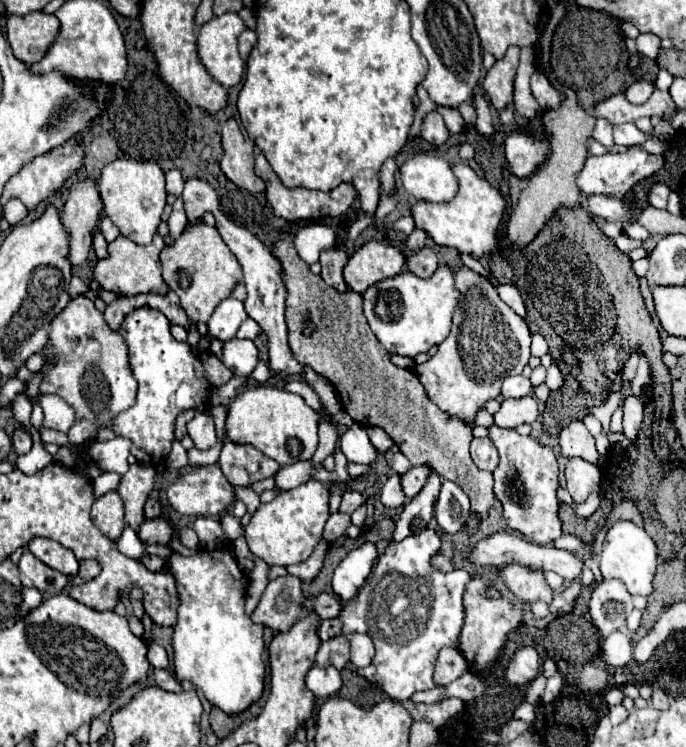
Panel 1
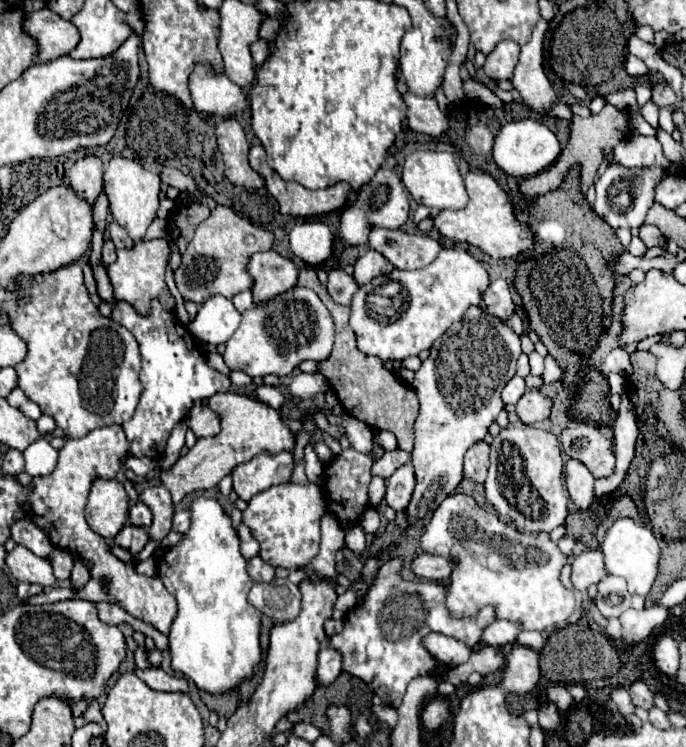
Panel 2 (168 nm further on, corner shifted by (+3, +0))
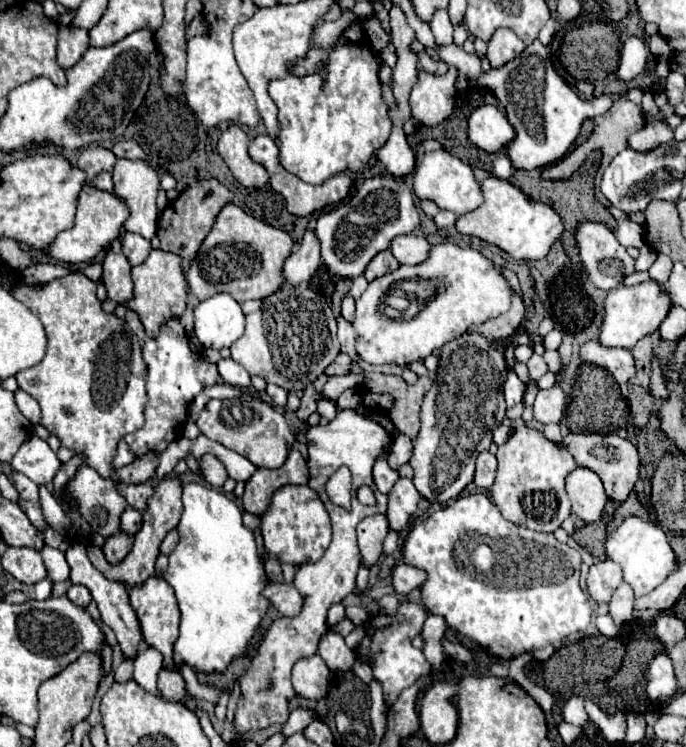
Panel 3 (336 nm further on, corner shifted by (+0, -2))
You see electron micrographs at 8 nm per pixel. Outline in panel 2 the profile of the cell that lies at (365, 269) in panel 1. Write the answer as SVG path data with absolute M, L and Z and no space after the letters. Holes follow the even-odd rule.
M366 250L354 264L354 282L362 286L362 284L368 284L376 276L390 274L392 270L394 266L382 254L374 250Z

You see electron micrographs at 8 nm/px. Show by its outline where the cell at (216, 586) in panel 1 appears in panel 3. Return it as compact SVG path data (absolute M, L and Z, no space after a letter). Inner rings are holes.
M199 482L183 484L183 516L177 524L179 542L169 556L169 568L165 580L173 586L179 610L181 630L173 646L175 662L185 662L193 670L201 672L223 672L235 656L245 654L247 642L253 638L269 602L261 596L267 586L267 574L257 554L253 532L243 526L241 510L221 490L203 486Z

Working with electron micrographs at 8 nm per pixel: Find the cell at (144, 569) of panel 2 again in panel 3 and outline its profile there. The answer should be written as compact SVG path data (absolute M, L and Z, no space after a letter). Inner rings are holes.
M71 542L71 546L67 548L65 552L65 558L67 558L67 564L71 568L71 576L69 580L73 584L81 584L85 586L93 600L97 602L97 608L99 608L99 614L101 614L101 620L105 624L111 626L111 630L115 632L119 644L121 644L121 650L123 650L123 656L125 660L135 660L137 656L137 644L141 642L141 628L139 628L139 622L137 622L137 616L129 604L129 594L127 594L127 588L121 584L121 582L109 582L107 578L103 578L103 574L99 574L95 570L95 566L89 562L87 558L87 550L81 542Z

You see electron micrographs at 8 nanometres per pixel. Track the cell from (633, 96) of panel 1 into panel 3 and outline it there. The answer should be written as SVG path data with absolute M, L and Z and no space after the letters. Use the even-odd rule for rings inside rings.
M539 40L529 44L517 58L503 64L501 68L491 68L489 72L481 72L477 78L473 78L473 82L489 88L503 104L507 120L515 128L515 138L507 146L507 154L513 166L521 170L535 170L561 160L577 140L581 124L587 118L605 114L615 102L615 96L607 94L583 100L555 72L553 64L549 62L549 50ZM543 58L545 58L545 88L543 88Z

